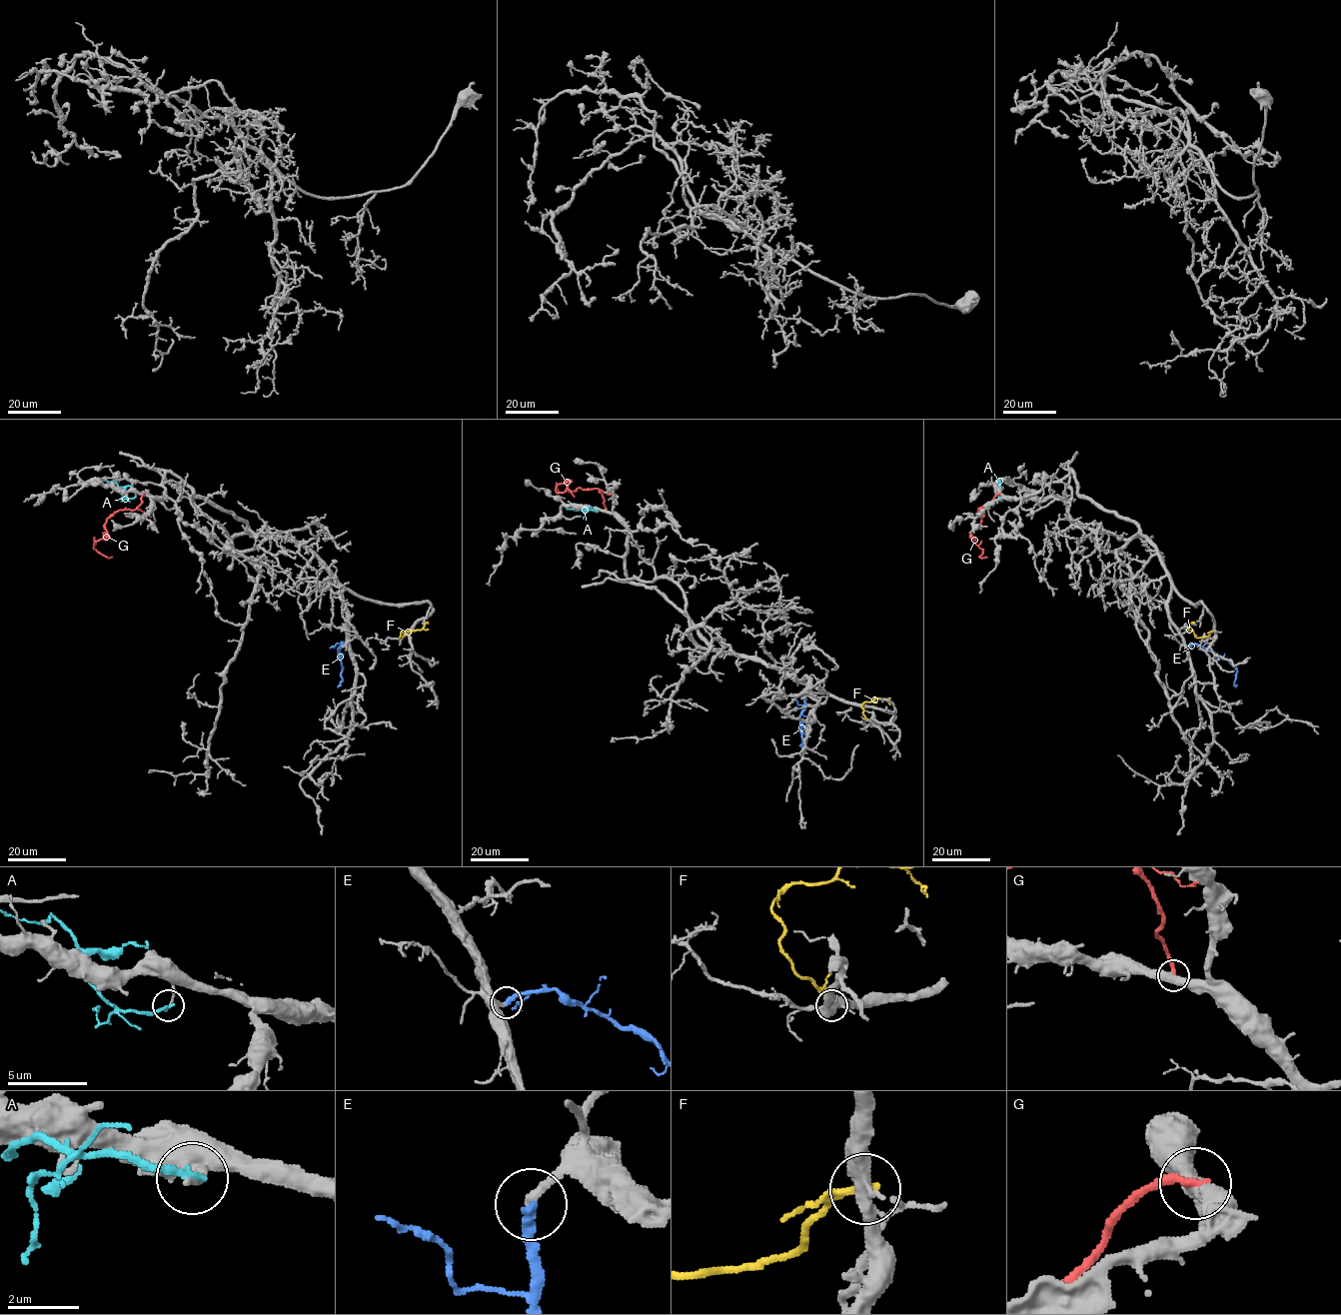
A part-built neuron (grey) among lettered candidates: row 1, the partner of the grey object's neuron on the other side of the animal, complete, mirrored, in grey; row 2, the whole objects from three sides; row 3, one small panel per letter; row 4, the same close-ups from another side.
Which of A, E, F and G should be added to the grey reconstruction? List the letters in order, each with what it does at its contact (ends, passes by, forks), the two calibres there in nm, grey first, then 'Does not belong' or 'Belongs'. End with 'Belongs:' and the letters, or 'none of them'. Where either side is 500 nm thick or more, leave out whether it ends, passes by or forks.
A: It ends there. Thickness 140 nm (grey) against 240 nm. Does not belong
E: It ends there. Thickness 200 nm (grey) against 320 nm. Belongs
F: It ends there. Thickness 400 nm (grey) against 240 nm. Does not belong
G: It ends there. Thickness 460 nm (grey) against 280 nm. Does not belong
Belongs: E

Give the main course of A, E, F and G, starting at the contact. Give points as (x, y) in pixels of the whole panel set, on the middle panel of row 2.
A: (597, 511), (566, 508)
E: (804, 697), (804, 708), (800, 715), (804, 744), (800, 746)
F: (872, 724), (861, 705), (875, 698), (886, 699), (889, 704)
G: (607, 511), (598, 489), (569, 491), (568, 481), (565, 480), (557, 486), (558, 493), (568, 489), (574, 497)

